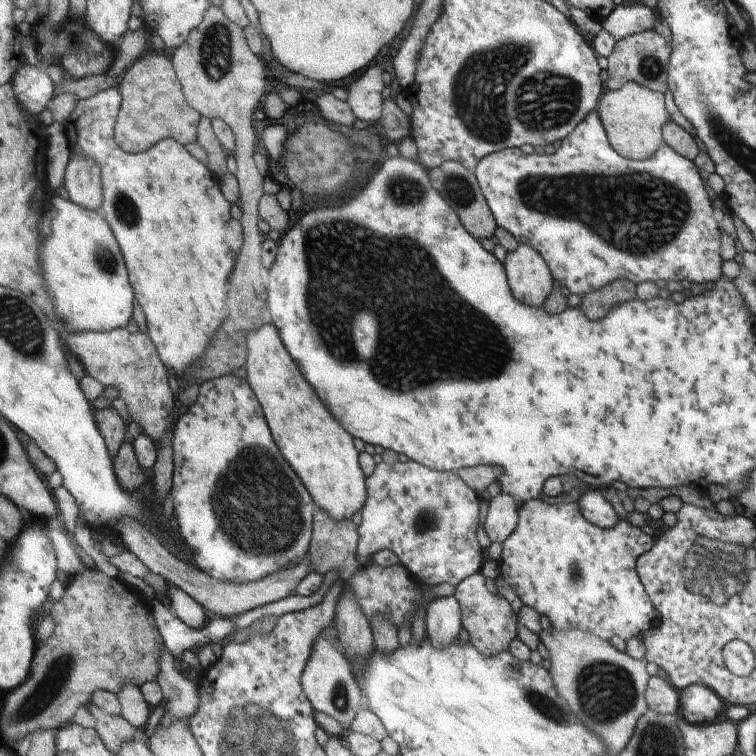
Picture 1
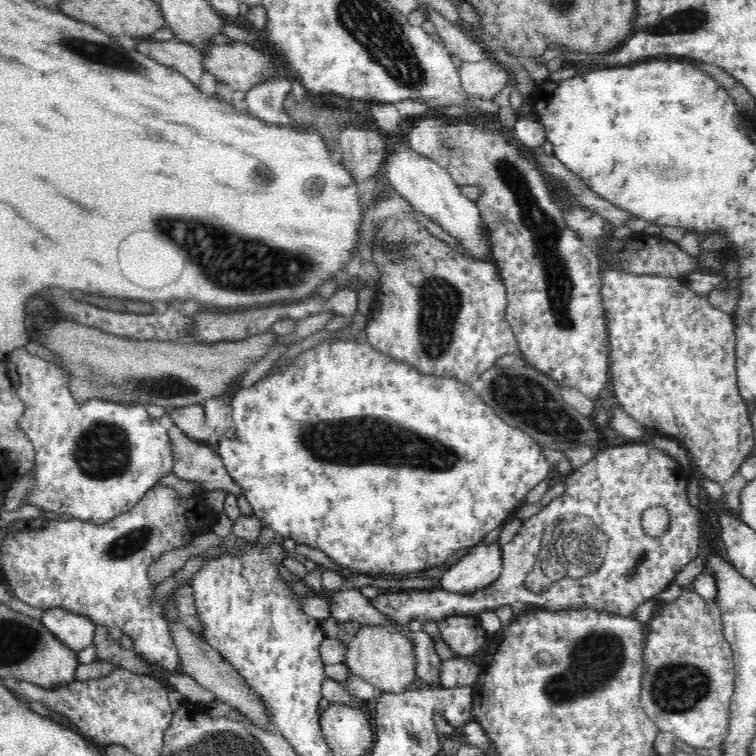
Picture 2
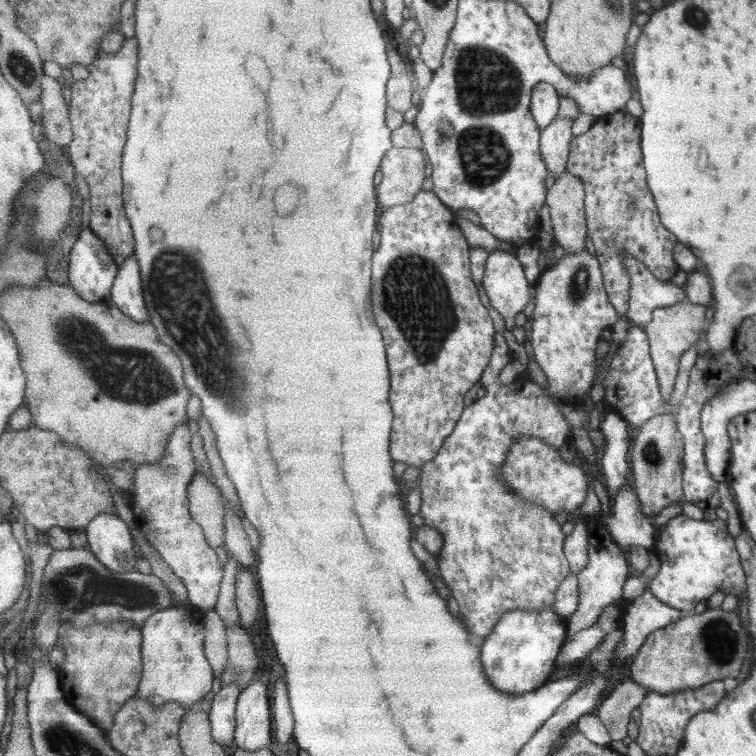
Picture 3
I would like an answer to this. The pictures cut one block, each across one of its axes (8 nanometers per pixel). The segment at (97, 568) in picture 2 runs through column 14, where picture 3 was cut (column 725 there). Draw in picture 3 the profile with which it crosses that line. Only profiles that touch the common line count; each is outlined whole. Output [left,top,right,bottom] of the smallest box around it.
[648,513,746,614]

